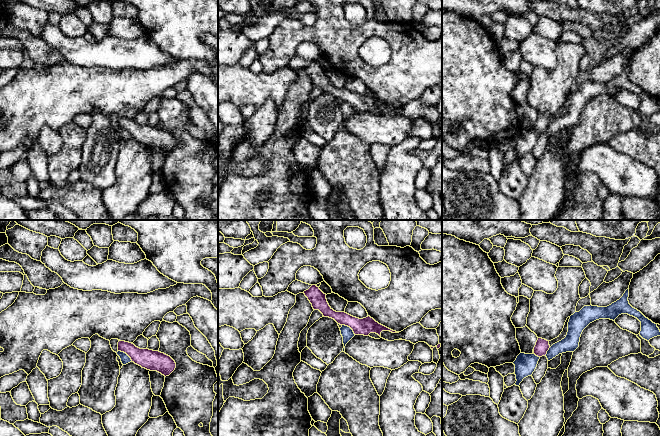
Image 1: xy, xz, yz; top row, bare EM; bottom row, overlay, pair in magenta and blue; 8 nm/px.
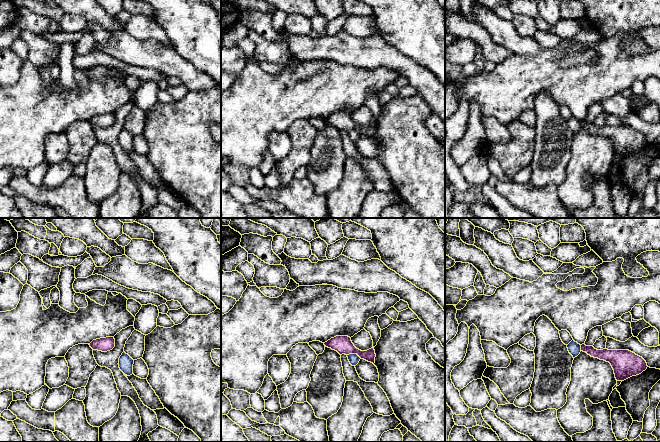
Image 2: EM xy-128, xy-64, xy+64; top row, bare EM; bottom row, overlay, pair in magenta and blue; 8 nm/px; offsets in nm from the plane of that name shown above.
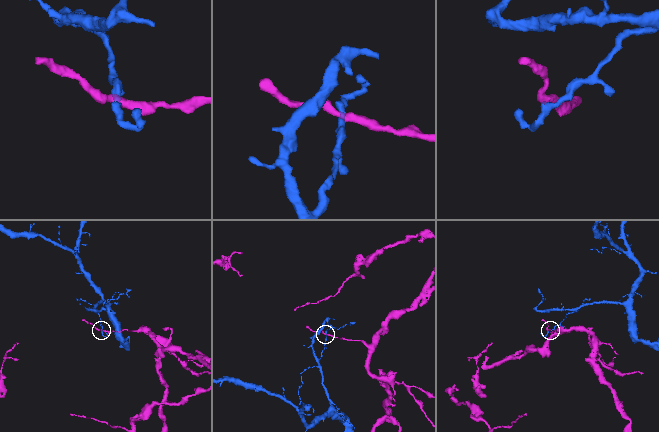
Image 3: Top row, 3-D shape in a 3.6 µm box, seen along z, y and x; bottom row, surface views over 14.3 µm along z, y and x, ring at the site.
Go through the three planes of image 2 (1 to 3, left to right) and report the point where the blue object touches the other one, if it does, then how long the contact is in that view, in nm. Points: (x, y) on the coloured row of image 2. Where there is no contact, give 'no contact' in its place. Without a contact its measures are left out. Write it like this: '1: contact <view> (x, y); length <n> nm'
1: no contact
2: contact xy-64 (354, 353); length 120 nm
3: contact xy+64 (581, 348); length 50 nm

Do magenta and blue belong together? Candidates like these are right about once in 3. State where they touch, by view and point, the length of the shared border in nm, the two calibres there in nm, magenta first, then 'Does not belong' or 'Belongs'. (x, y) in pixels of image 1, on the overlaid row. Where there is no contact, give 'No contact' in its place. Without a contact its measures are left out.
Touches magenta at xy (125, 352). Shared border 150 nm. Thickness 160 nm (magenta) against 80 nm. Does not belong

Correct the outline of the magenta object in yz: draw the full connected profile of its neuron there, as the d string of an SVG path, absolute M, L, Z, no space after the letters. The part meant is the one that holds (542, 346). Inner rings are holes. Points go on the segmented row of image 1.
M538 338L536 345L534 347L534 354L538 357L546 356L549 348L549 341L542 338Z

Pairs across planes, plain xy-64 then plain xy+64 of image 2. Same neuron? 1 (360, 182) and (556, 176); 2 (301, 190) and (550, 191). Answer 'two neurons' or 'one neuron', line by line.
1: two neurons
2: one neuron

